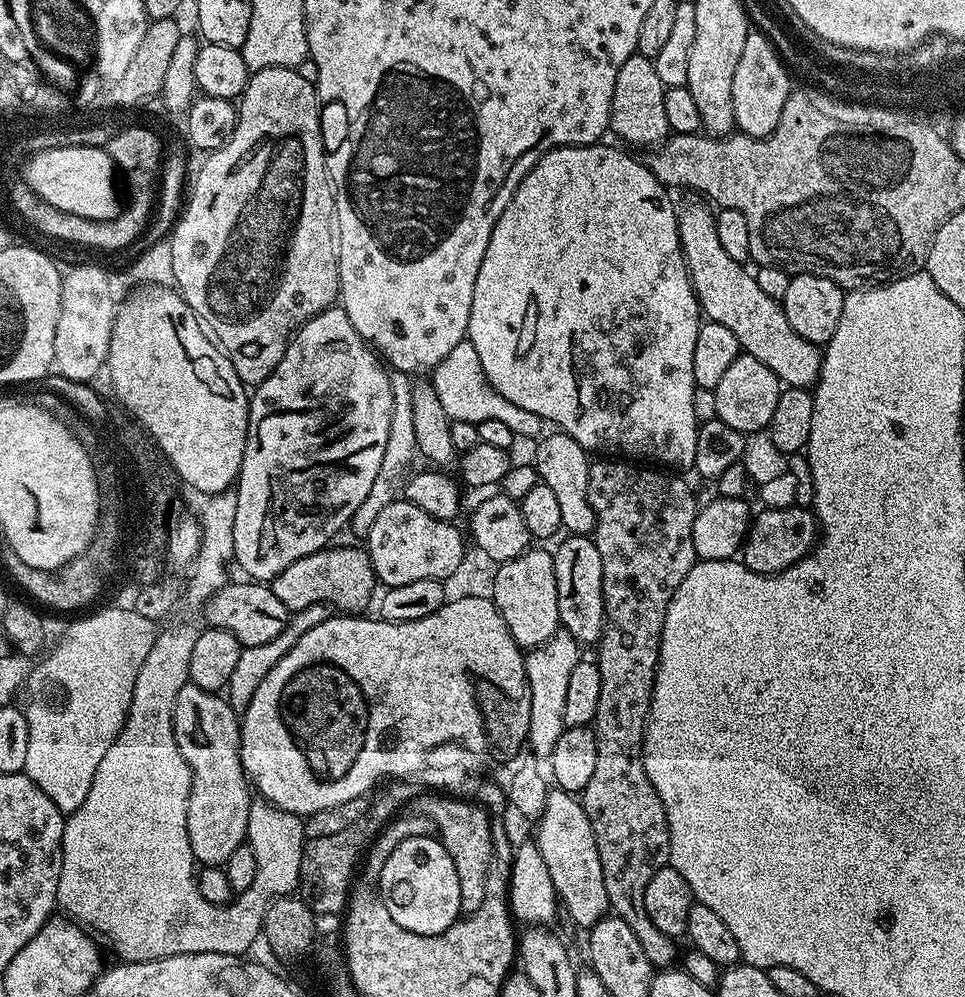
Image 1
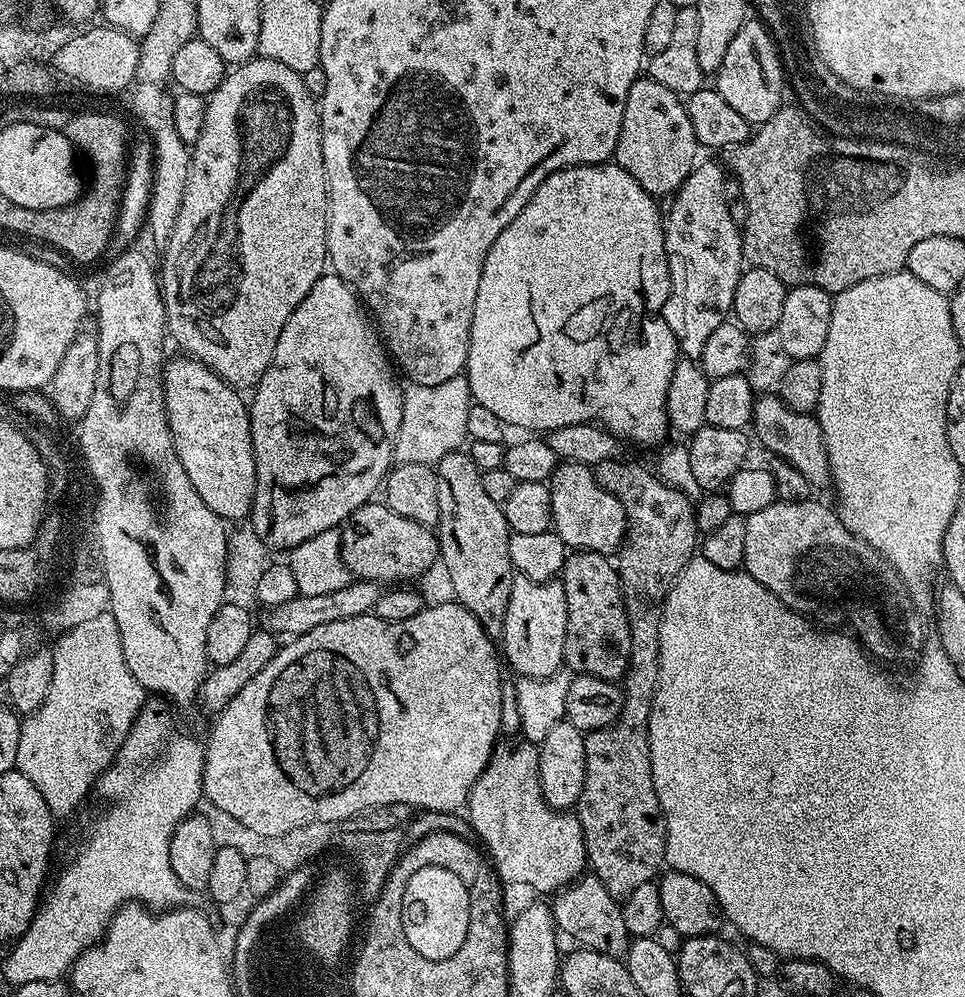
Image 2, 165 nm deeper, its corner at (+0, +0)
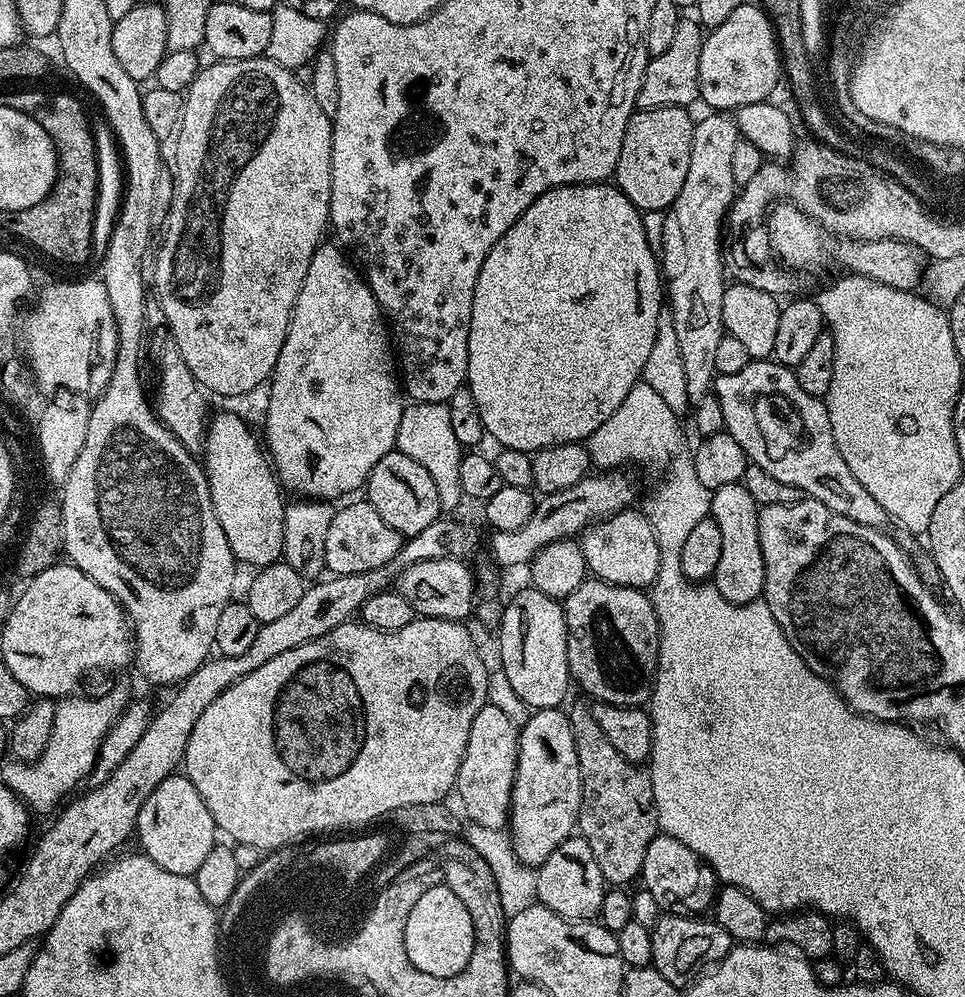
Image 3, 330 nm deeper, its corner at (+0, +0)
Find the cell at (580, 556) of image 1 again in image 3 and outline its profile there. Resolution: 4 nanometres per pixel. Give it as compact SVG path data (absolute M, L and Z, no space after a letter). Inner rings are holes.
M585 578L562 602L564 621L568 631L568 675L580 683L584 692L589 692L593 701L627 708L647 705L652 698L652 684L656 681L660 627L649 593L638 588L614 586L605 580Z

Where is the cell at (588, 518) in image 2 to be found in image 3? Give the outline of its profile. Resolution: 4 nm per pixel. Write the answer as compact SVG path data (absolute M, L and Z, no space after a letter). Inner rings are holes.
M635 507L625 508L616 512L607 520L600 520L584 529L578 543L586 558L589 573L597 580L605 580L614 586L647 589L660 574L660 541L656 539L656 528Z

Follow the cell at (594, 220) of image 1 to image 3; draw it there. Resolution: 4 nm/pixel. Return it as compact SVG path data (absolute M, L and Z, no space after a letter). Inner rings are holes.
M601 182L598 184L563 184L557 188L551 188L543 192L539 198L517 218L514 222L514 226L510 226L510 230L506 230L506 234L502 234L502 238L498 238L498 242L494 242L490 254L486 254L486 262L482 262L482 270L478 270L478 278L474 286L472 317L470 318L470 338L468 339L468 378L466 387L474 394L474 402L478 402L478 414L482 414L485 433L487 433L491 439L493 436L493 438L497 440L497 445L499 445L500 448L522 450L529 454L540 452L543 448L552 448L555 444L578 444L587 441L588 436L594 434L594 430L598 430L598 426L602 426L602 422L606 422L606 418L610 418L610 414L614 414L614 410L618 410L622 398L626 398L626 394L630 394L632 387L643 377L646 358L650 358L650 349L654 346L654 338L656 337L658 322L661 315L662 269L657 253L654 251L654 245L650 243L644 233L643 215L639 208L635 208L635 206L632 205L630 198L626 198L626 194L622 194L619 188L608 182Z

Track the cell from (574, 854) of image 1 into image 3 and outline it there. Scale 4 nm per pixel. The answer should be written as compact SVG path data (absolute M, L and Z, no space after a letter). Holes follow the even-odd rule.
M486 703L470 725L470 738L466 738L466 754L462 754L462 766L458 766L455 795L460 795L464 812L472 824L503 829L508 823L508 810L512 799L512 787L516 777L516 759L520 728L498 706Z

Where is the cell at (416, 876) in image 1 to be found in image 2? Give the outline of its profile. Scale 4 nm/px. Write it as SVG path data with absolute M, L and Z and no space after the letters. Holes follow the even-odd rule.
M441 866L418 870L406 885L400 909L406 939L423 958L450 958L466 942L470 930L469 885Z

